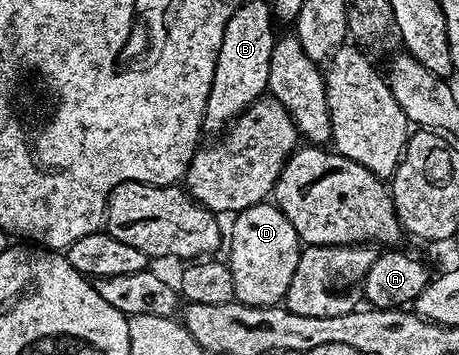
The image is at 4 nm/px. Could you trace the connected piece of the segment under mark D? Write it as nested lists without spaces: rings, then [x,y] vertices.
[[[261,203],[235,214],[232,242],[226,264],[234,275],[235,300],[246,305],[280,305],[288,294],[294,267],[302,252],[302,242],[290,219],[272,203]]]

